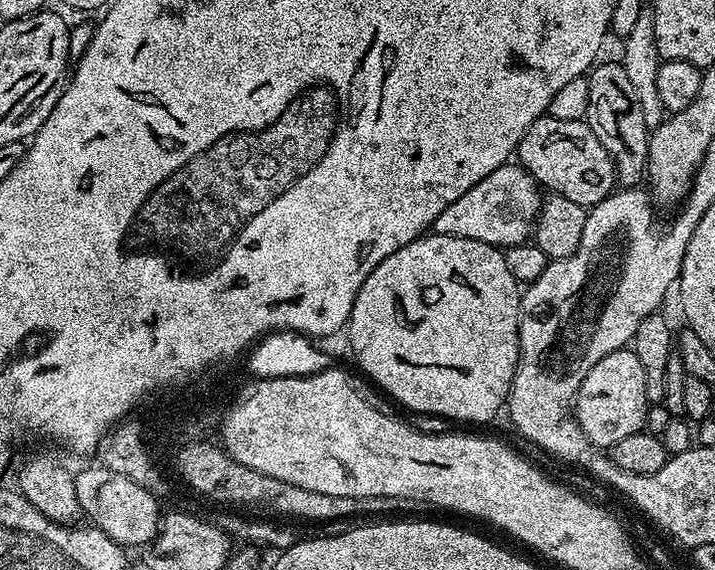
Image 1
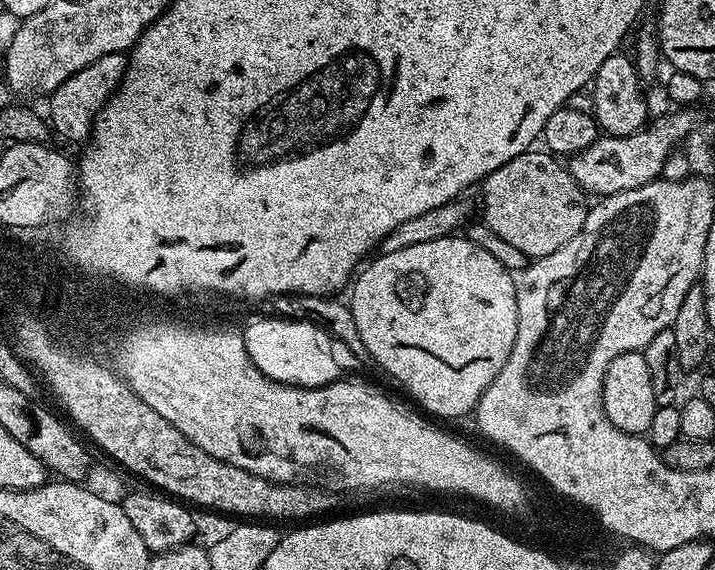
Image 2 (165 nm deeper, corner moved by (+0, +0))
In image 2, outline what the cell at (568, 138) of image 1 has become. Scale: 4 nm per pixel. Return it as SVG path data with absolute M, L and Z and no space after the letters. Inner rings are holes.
M672 110L660 116L638 132L627 134L604 134L593 144L575 153L570 160L570 171L573 179L580 184L585 193L596 198L612 196L622 190L634 190L646 186L646 182L661 179L663 164L675 153L680 143L692 132L692 116L688 110Z

